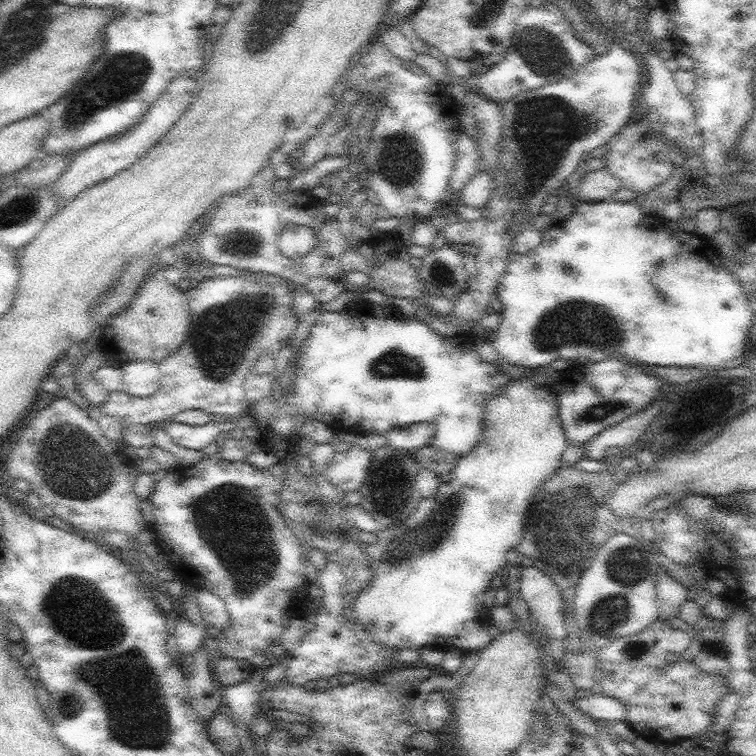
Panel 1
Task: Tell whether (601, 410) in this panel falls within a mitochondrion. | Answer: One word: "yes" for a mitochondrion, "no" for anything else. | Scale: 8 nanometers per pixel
yes

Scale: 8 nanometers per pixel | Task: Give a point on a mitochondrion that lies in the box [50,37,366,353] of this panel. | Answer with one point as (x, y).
(126, 74)

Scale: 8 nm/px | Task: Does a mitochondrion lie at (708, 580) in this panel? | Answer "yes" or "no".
no

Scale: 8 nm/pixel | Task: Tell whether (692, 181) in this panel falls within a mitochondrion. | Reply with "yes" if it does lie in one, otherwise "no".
no

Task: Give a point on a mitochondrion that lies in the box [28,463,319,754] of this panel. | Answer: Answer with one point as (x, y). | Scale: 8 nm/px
(137, 719)

